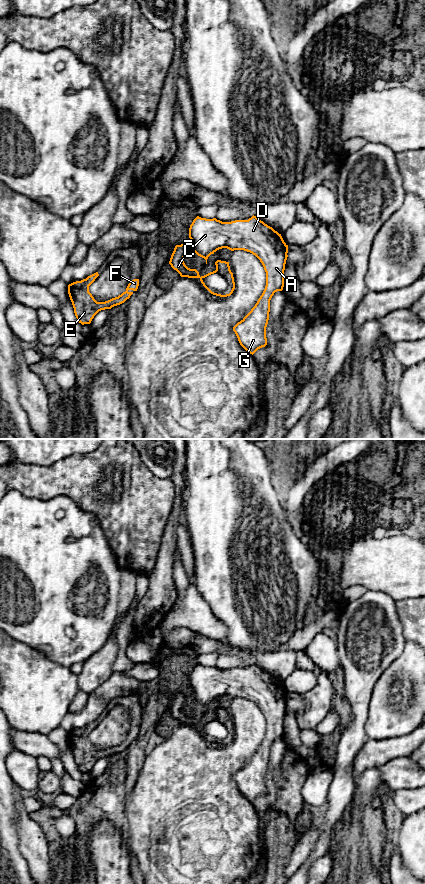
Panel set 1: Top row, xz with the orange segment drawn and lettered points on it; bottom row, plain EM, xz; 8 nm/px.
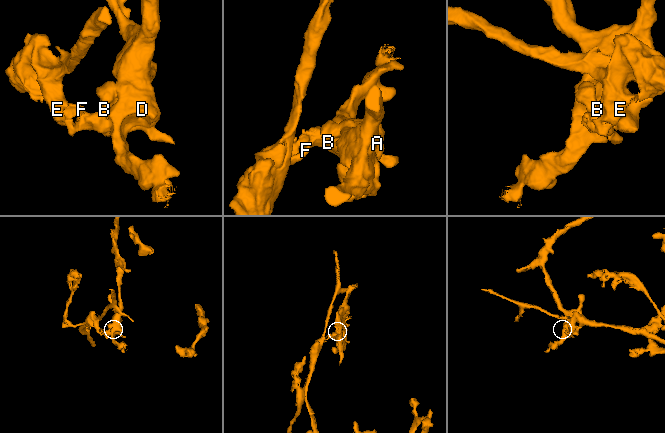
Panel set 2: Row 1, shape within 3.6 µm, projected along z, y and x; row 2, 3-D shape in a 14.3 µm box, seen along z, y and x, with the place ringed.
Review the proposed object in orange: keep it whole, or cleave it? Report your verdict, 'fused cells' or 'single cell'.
fused cells

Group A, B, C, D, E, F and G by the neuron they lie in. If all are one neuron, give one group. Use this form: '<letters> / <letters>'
A C D G / B E F

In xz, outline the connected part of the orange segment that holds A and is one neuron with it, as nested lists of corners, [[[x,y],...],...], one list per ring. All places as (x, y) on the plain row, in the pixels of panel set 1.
[[[254,663],[248,668],[231,670],[197,664],[190,673],[189,686],[193,690],[193,699],[205,708],[217,698],[227,696],[231,699],[244,698],[250,700],[262,711],[266,720],[265,737],[251,759],[233,775],[240,793],[253,803],[258,797],[267,793],[266,775],[269,768],[270,748],[275,740],[282,739],[284,735],[288,693],[284,690],[281,682]]]

